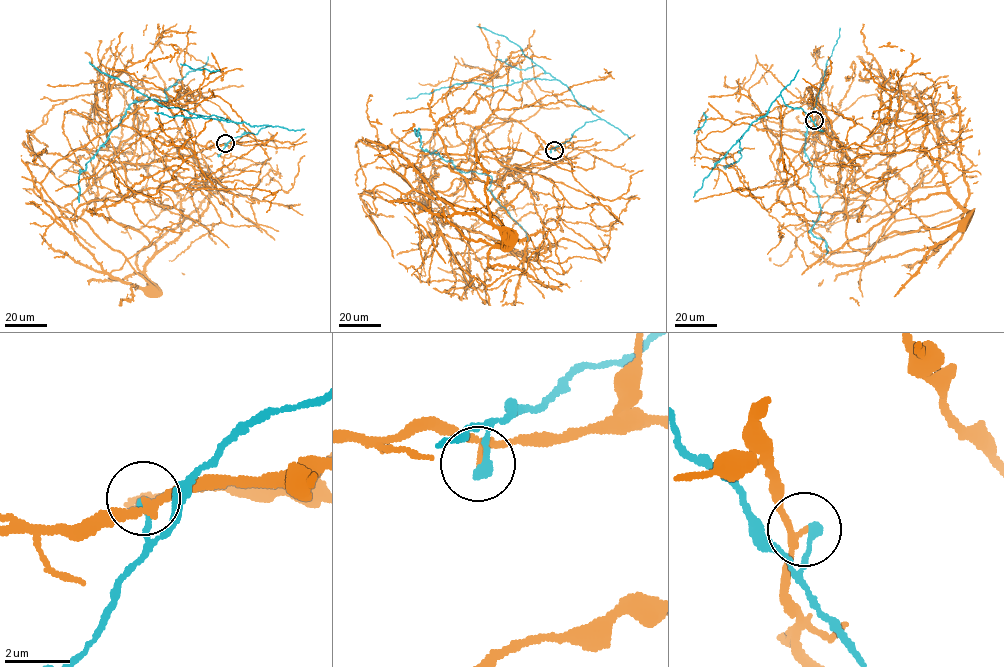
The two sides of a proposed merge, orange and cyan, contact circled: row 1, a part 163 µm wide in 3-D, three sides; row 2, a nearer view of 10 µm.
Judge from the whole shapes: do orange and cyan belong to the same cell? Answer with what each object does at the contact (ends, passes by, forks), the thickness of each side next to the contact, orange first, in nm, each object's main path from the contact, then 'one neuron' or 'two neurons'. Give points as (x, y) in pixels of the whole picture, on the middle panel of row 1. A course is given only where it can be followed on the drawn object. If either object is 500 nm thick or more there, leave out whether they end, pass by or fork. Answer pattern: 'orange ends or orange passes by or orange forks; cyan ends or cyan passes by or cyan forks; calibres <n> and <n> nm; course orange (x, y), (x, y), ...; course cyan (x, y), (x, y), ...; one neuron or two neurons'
orange passes by; cyan ends; calibres 170 and 320 nm; course orange (554, 149), (414, 212), (413, 190), (479, 209), (502, 245), (437, 122), (499, 90), (521, 98); course cyan (554, 150), (585, 122), (599, 118), (558, 80), (524, 79), (493, 87), (454, 84), (406, 99); two neurons

